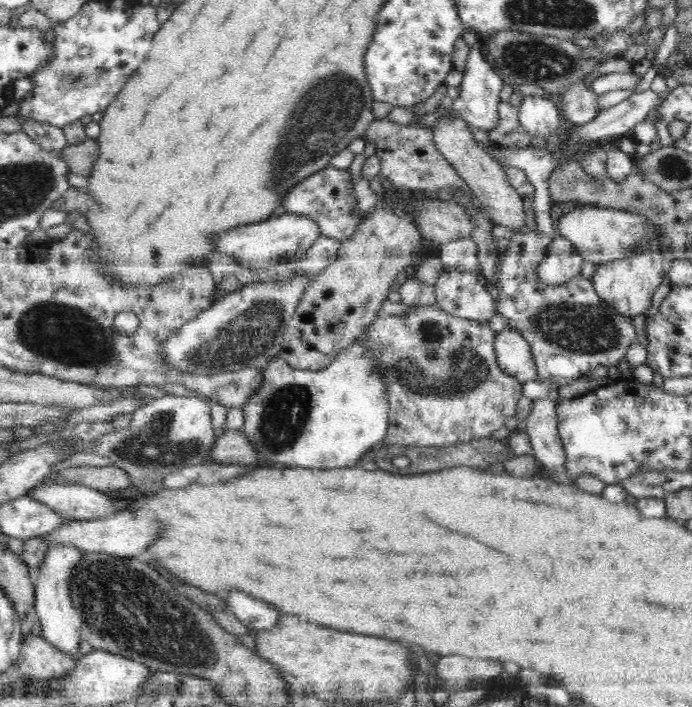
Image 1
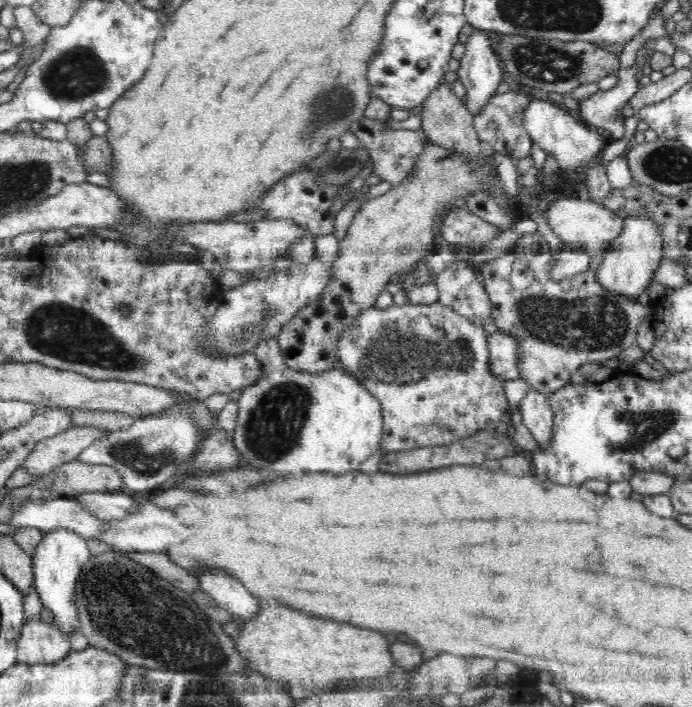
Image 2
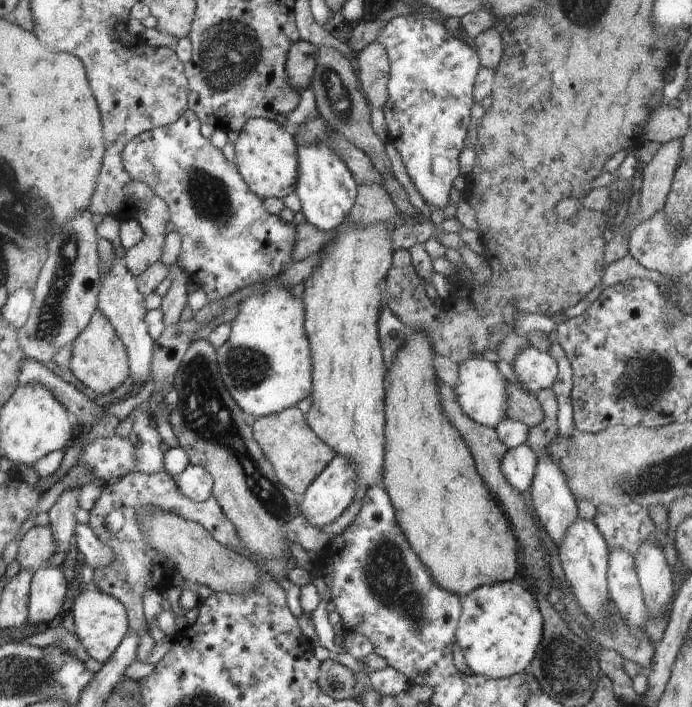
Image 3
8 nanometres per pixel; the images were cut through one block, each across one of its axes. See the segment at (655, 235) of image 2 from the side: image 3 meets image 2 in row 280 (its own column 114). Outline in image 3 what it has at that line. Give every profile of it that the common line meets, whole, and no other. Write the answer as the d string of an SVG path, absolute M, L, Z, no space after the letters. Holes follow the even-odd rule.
M91 588L83 591L76 598L72 613L76 625L75 636L84 650L88 652L88 655L102 664L111 658L120 645L122 638L126 636L128 631L132 630L124 604L114 596L109 596L96 589Z

